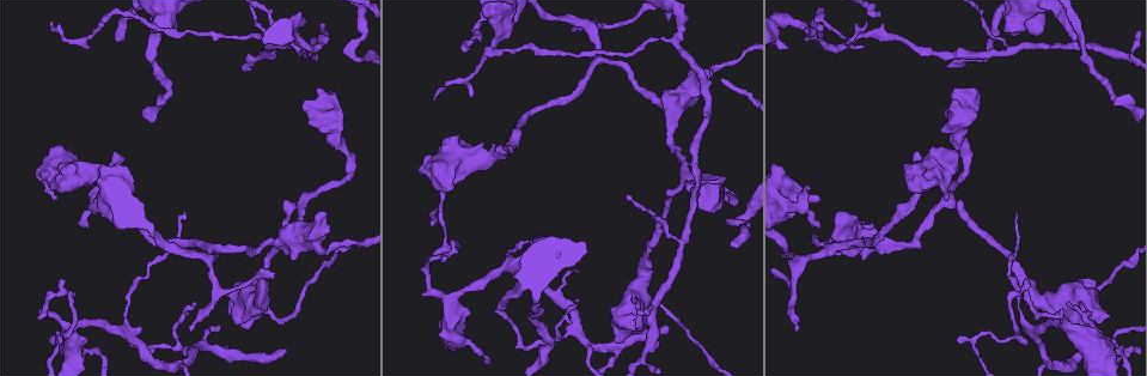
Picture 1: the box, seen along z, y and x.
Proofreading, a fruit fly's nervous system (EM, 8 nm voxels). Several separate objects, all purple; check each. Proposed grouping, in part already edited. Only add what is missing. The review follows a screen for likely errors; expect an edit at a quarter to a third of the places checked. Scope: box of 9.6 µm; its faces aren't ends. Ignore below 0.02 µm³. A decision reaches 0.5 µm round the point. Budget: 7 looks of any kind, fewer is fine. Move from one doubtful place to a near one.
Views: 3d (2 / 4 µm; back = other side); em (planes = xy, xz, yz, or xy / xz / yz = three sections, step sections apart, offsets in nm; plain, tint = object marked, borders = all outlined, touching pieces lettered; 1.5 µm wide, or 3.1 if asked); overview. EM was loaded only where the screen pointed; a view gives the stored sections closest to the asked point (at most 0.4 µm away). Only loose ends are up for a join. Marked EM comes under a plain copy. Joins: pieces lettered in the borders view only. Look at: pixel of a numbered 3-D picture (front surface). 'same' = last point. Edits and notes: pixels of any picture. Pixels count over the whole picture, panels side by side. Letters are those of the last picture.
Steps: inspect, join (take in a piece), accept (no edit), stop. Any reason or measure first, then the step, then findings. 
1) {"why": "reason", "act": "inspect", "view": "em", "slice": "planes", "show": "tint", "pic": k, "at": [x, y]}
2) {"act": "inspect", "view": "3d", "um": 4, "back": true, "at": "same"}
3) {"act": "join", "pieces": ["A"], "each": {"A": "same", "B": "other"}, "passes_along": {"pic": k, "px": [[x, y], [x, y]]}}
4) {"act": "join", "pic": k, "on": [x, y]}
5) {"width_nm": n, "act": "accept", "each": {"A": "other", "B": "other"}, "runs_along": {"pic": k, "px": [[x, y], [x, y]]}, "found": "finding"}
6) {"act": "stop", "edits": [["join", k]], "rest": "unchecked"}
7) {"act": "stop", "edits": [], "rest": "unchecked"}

{"why": "branch stops here", "act": "inspect", "view": "3d", "um": 2, "back": true, "pic": 1, "at": [286, 348]}

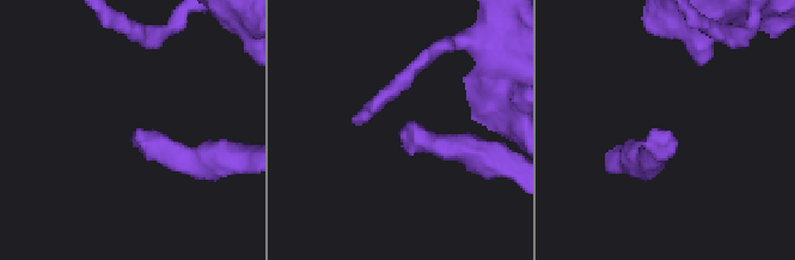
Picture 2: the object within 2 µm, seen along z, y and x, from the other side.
{"act": "inspect", "view": "em", "slice": "planes", "show": "borders", "pic": 2, "at": [668, 134]}

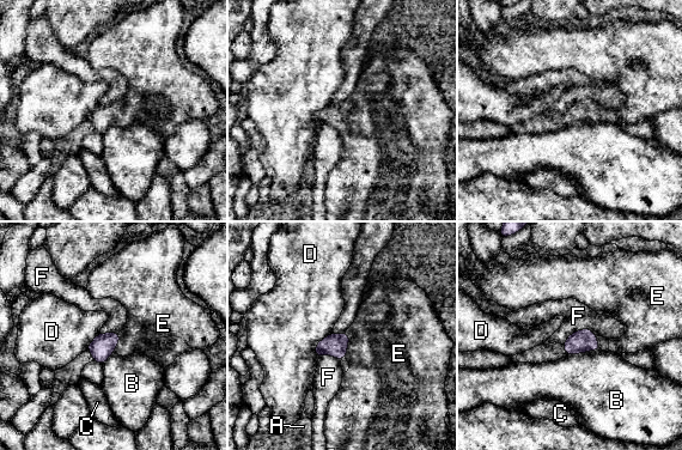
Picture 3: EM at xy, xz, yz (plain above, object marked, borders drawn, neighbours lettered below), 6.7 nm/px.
{"longest_contact_nm": ["F", 240], "act": "join", "pic": 3, "on": [384, 347], "each": {"A": "other", "B": "other", "C": "other", "D": "other", "E": "same", "F": "other"}, "passes_along": {"pic": 3, "px": [[335, 345], [347, 344], [384, 347]]}, "found": "the neuron continues"}

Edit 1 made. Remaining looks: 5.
{"why": "see it whole again", "act": "inspect", "view": "overview"}

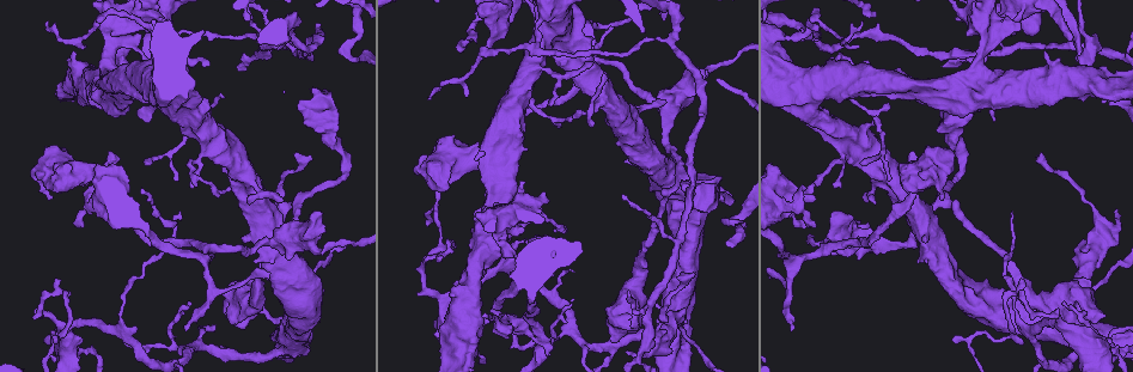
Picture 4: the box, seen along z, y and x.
{"act": "inspect", "view": "3d", "um": 4, "pic": 4, "at": [440, 331]}

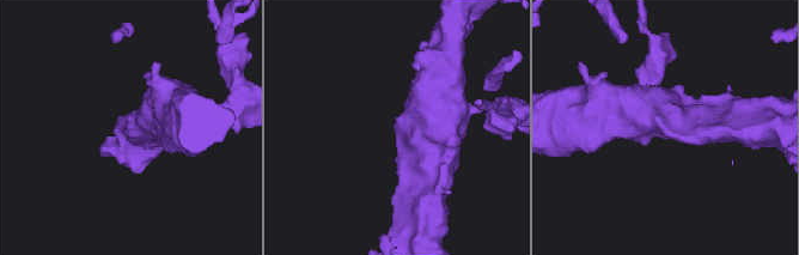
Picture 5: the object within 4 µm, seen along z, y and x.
{"act": "inspect", "view": "em", "um": 3.1, "slice": "xy", "step": 16, "show": "tint", "pic": 5, "at": [394, 128]}

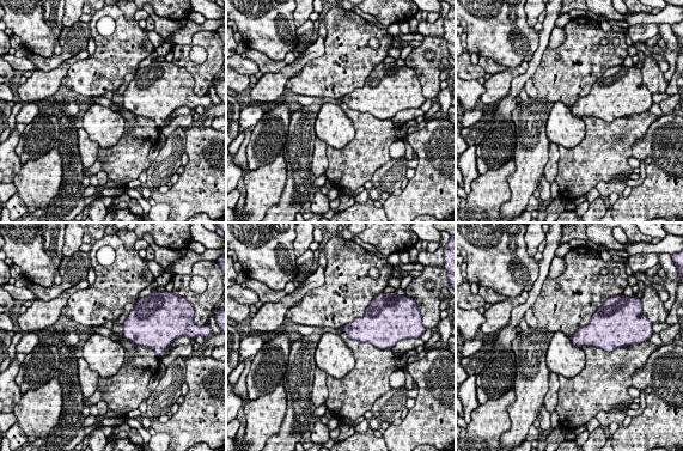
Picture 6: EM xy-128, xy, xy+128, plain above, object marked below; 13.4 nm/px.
{"act": "inspect", "view": "em", "um": 3.1, "slice": "planes", "show": "borders", "at": "same"}

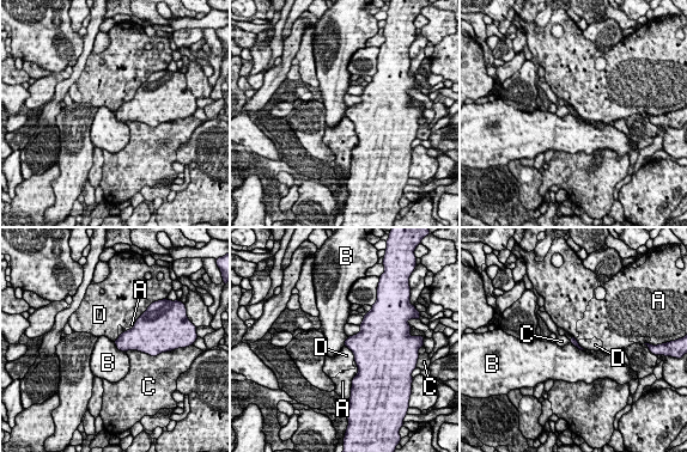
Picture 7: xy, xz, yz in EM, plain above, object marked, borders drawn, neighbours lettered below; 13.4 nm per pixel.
{"longest_contact_nm": ["C", 400], "act": "accept", "each": {"A": "other", "B": "other", "C": "other", "D": "other"}, "found": "no lettered piece goes on from it"}

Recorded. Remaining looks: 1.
{"why": "free end", "act": "inspect", "view": "em", "slice": "planes", "show": "borders", "pic": 4, "at": [314, 89]}

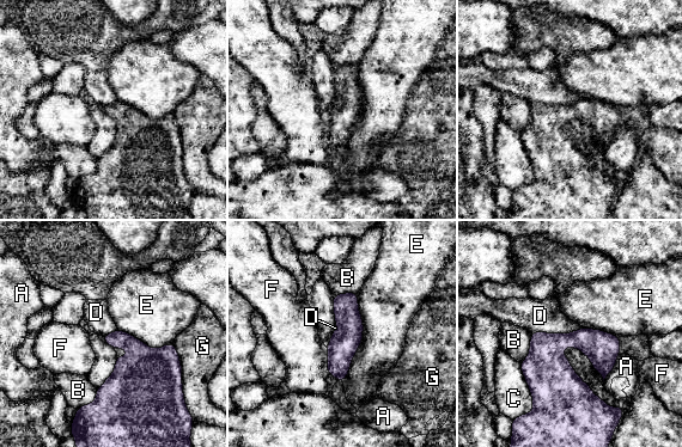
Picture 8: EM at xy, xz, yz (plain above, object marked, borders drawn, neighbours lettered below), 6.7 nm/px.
{"act": "accept", "each": {"A": "other", "B": "other", "C": "other", "D": "other", "E": "other", "F": "other", "G": "other"}, "border": {"pic": 8, "px": [[583, 328], [568, 334], [531, 334]]}, "found": "none of them fits"}

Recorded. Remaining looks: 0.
{"act": "stop", "edits": [["join", 3]], "rest": "unchecked"}

